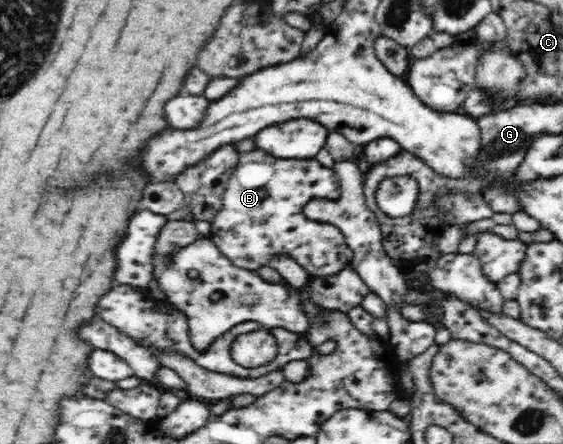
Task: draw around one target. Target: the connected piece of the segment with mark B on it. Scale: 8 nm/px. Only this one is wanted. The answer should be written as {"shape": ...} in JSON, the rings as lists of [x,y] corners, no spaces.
{"shape":[[[257,149],[243,152],[238,164],[232,169],[226,185],[220,207],[215,219],[210,222],[209,237],[213,244],[221,250],[221,254],[235,267],[256,271],[269,263],[273,255],[290,255],[307,273],[317,275],[336,274],[342,267],[351,264],[353,252],[345,244],[345,236],[335,225],[327,222],[309,220],[303,214],[303,205],[313,198],[326,198],[337,201],[342,194],[341,179],[332,168],[323,167],[316,158],[313,159],[275,159],[273,155],[265,155],[265,151]]]}

